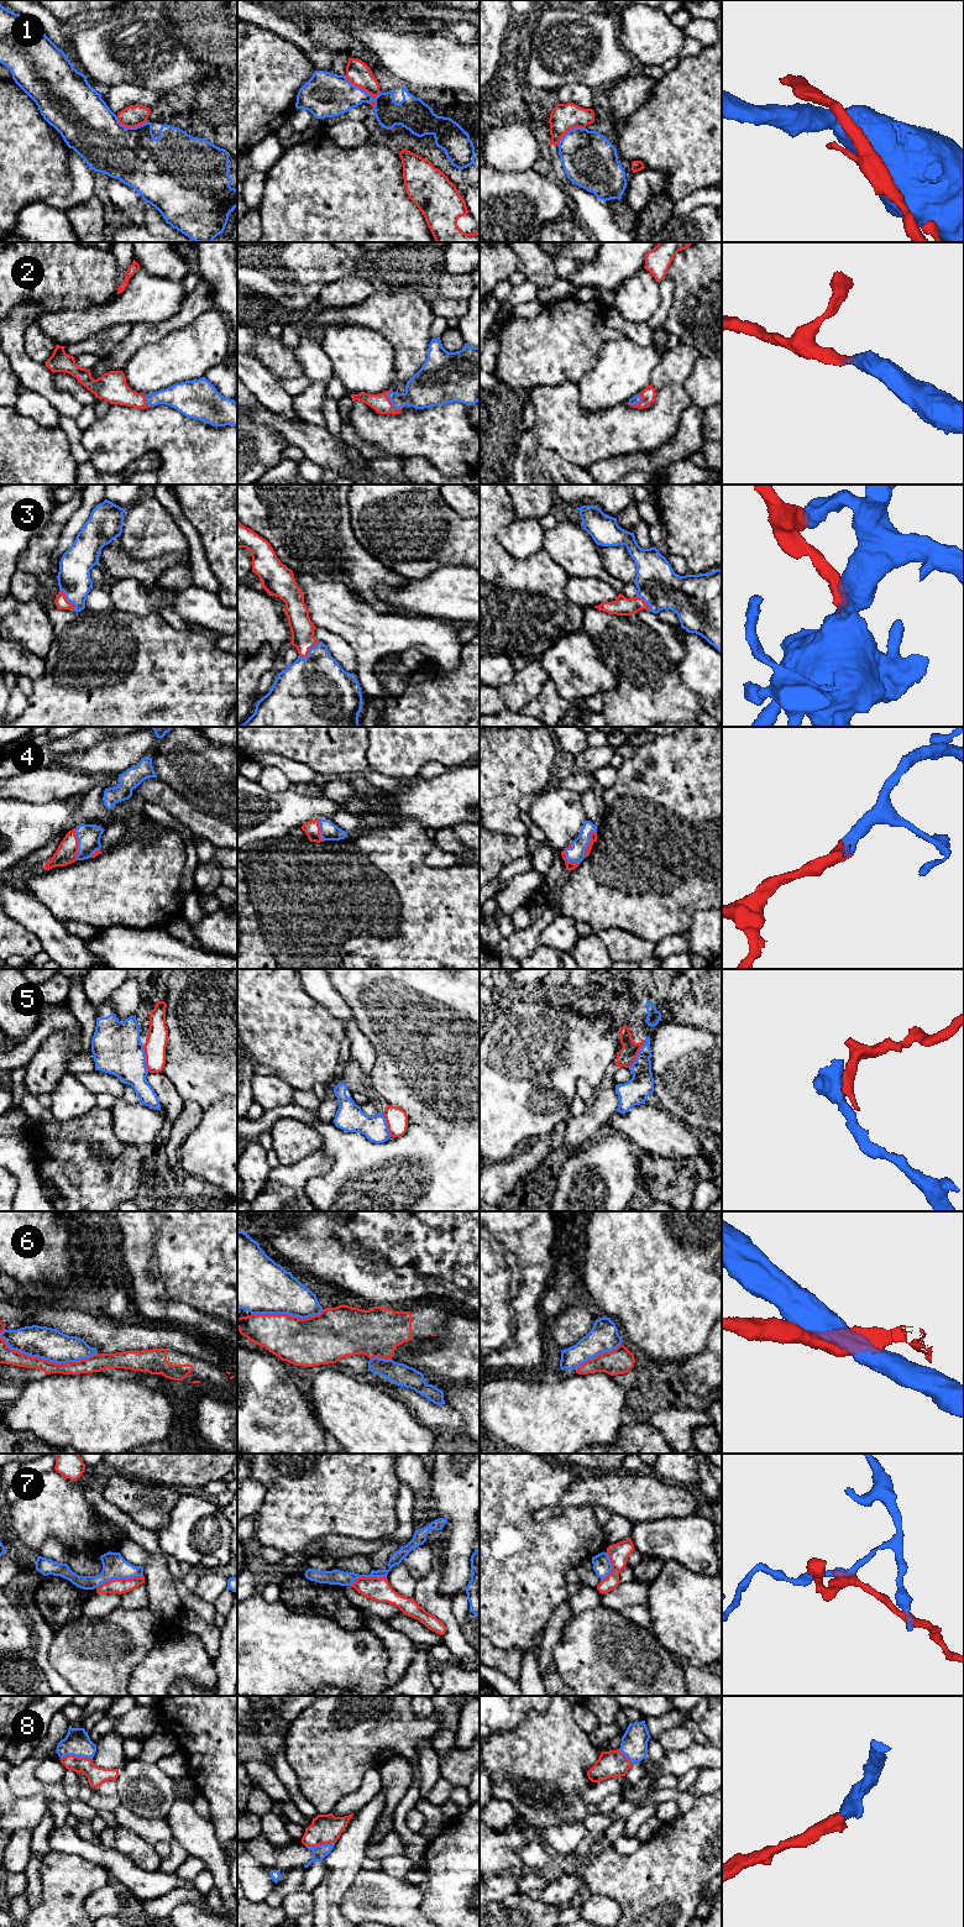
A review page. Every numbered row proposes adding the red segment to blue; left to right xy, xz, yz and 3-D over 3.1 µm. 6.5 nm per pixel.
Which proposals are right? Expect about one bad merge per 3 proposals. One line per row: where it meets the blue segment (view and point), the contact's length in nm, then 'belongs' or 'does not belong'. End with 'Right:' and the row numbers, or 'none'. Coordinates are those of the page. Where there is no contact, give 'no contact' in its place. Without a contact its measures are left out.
1: meets blue in xz at (361, 89); contact 280 nm long; does not belong
2: meets blue in xz at (391, 402); contact 150 nm long; belongs
3: meets blue in xy at (67, 600); contact 160 nm long; belongs
4: meets blue in xy at (78, 844); contact 200 nm long; belongs
5: meets blue in yz at (638, 1053); contact 220 nm long; does not belong
6: meets blue in xy at (48, 1360); contact 650 nm long; does not belong
7: meets blue in xy at (119, 1577); contact 320 nm long; does not belong
8: meets blue in xy at (77, 1755); contact 200 nm long; belongs
Right: 2, 3, 4, 8

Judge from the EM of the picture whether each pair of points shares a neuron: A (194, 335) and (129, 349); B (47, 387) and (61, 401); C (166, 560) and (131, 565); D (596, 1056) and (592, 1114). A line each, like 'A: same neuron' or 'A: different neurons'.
A: different neurons
B: same neuron
C: same neuron
D: different neurons

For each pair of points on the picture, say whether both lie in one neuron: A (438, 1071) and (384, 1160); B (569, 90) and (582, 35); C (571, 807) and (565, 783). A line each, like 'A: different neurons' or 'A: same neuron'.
A: same neuron
B: different neurons
C: different neurons

